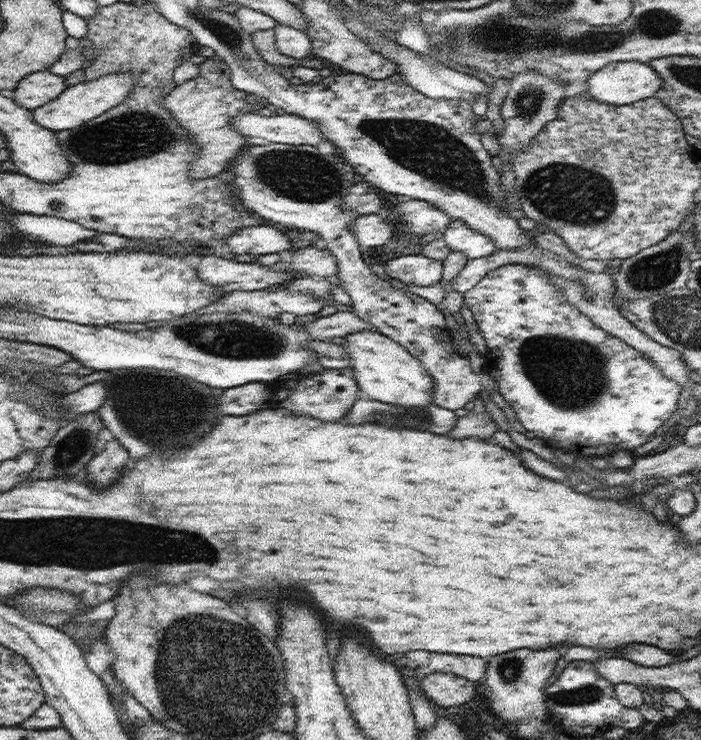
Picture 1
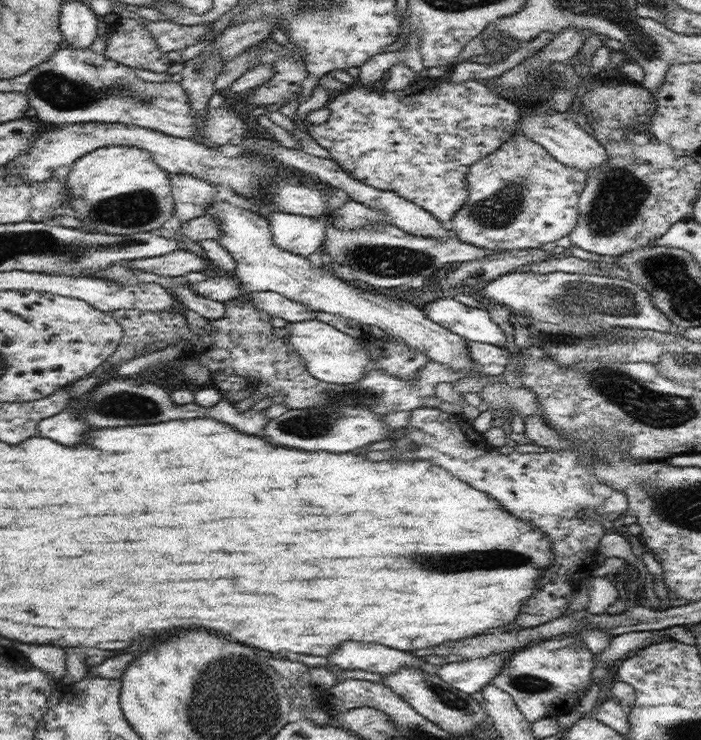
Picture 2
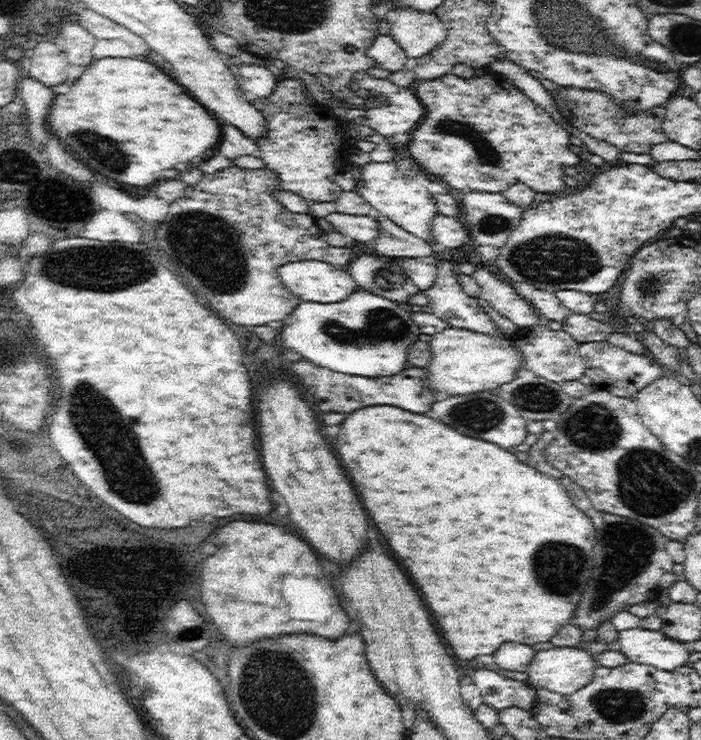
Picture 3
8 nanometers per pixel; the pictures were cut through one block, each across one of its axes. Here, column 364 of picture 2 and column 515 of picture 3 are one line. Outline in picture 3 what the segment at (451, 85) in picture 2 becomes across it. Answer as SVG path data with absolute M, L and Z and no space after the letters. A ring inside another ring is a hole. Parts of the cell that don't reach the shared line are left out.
M448 74L435 80L420 81L417 80L414 86L414 93L419 98L419 101L424 105L425 116L418 124L416 130L409 135L409 159L415 163L419 168L426 170L436 176L439 176L442 181L446 182L454 190L461 190L463 192L476 191L476 192L504 192L506 188L512 186L512 184L522 183L529 186L535 193L551 193L555 194L566 188L564 183L564 175L566 172L566 166L576 166L579 162L579 157L576 149L573 149L570 145L570 138L572 132L566 130L560 124L556 123L548 112L538 104L534 103L528 96L524 95L518 87L508 82L500 74L497 76L490 76L490 74L484 74L483 76L474 76L468 79L458 77L454 74Z

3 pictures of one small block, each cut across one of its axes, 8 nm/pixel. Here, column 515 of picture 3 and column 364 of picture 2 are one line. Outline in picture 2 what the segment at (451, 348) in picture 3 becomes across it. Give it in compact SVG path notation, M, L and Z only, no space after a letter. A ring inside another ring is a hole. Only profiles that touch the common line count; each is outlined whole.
M317 319L290 322L287 326L290 328L290 335L286 336L286 339L294 347L296 354L304 359L304 365L314 378L331 384L350 384L366 376L373 358L370 349L362 344L362 340Z

